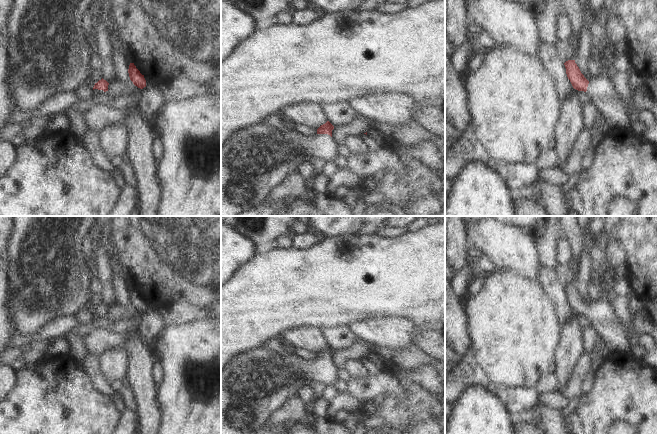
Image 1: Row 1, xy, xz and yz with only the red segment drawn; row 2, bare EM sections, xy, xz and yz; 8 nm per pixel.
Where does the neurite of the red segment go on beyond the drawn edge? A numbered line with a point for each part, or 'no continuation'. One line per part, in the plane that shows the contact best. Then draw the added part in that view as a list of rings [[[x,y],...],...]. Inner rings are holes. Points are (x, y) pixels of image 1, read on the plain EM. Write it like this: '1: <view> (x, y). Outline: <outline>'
1: xz (254, 384). Outline: [[[259,346],[233,357],[221,370],[221,434],[250,434],[262,428],[270,416],[298,390],[314,383],[333,385],[337,367],[328,358],[305,360],[294,353],[282,353]]]

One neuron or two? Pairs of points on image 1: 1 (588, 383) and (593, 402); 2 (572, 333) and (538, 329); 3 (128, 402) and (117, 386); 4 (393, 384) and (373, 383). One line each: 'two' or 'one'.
1: two
2: two
3: one
4: one

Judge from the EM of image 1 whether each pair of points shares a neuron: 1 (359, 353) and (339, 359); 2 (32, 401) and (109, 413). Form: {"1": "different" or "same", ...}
{"1": "same", "2": "same"}

